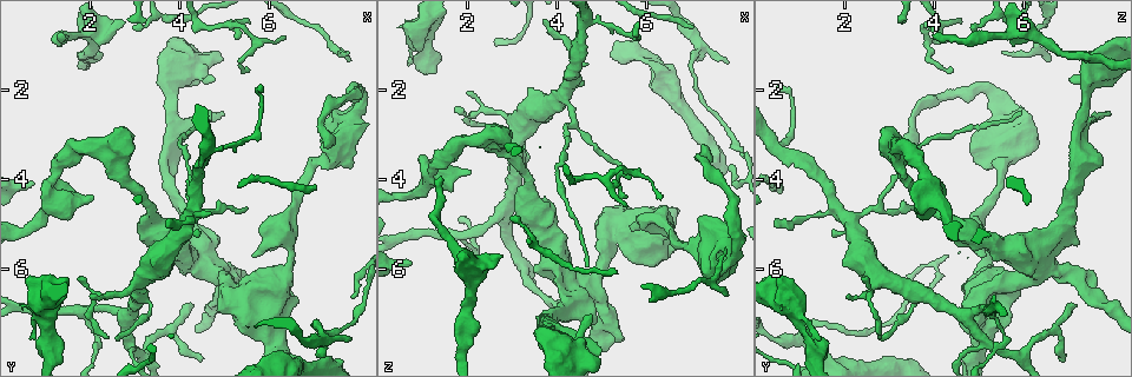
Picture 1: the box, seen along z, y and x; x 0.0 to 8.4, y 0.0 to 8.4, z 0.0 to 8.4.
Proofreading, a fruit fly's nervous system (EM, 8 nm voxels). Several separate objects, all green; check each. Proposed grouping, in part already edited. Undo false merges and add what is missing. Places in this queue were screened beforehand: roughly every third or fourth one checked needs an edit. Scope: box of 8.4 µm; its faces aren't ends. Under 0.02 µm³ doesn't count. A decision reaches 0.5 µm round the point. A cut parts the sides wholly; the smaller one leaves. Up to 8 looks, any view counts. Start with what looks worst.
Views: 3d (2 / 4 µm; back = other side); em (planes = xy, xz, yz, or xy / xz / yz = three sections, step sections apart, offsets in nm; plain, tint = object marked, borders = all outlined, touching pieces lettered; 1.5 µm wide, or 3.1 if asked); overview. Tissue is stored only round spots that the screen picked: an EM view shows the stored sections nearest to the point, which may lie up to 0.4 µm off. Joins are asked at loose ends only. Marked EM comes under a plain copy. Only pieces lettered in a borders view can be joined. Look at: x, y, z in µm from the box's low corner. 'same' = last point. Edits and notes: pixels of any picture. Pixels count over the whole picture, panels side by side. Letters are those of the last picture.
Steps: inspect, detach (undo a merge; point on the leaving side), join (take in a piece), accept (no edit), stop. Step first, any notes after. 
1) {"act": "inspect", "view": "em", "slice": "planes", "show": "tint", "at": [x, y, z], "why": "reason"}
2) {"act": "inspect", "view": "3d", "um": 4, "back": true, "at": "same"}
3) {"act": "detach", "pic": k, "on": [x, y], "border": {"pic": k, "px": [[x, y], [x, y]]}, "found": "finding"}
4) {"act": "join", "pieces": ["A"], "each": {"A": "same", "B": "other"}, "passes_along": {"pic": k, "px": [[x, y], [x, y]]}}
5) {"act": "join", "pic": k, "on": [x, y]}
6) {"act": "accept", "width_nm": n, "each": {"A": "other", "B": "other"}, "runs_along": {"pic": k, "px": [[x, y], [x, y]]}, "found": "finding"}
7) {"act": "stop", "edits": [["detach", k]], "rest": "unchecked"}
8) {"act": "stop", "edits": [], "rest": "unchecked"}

{"act": "inspect", "view": "em", "slice": "planes", "show": "borders", "at": [2.45, 7.55, 2.75], "why": "closes a loop"}

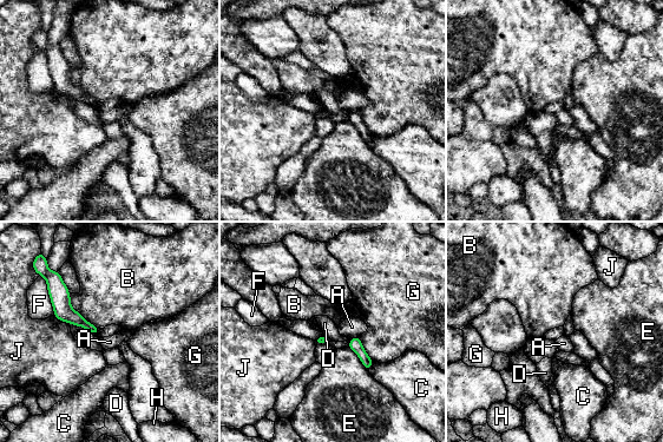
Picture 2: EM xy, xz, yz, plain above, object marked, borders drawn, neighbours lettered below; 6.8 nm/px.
{"act": "accept", "width_nm": 60, "each": {"A": "other", "B": "other", "C": "other", "D": "other", "E": "other", "F": "other", "G": "other", "H": "other", "J": "other"}, "border": {"pic": 2, "px": [[323, 334], [328, 337]]}, "found": "all the same neuron"}

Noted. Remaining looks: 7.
{"act": "inspect", "view": "em", "slice": "xy", "step": 4, "show": "borders", "at": [7.15, 3.30, 3.25], "why": "branch stops here"}

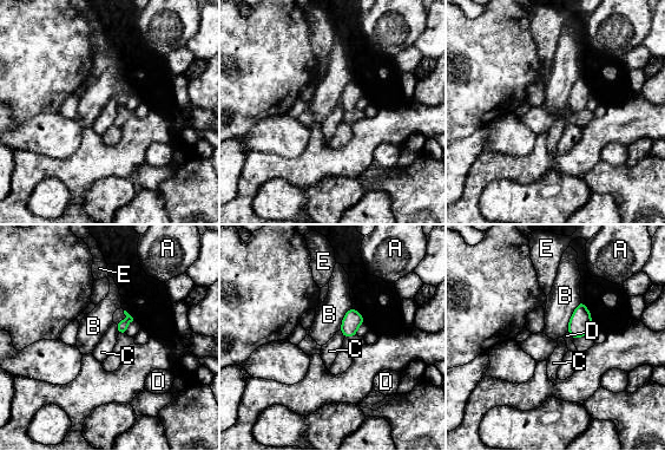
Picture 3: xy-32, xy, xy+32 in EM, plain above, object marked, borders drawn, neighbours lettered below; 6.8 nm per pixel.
{"act": "inspect", "view": "em", "slice": "planes", "show": "borders", "at": "same", "why": "cut it another way"}

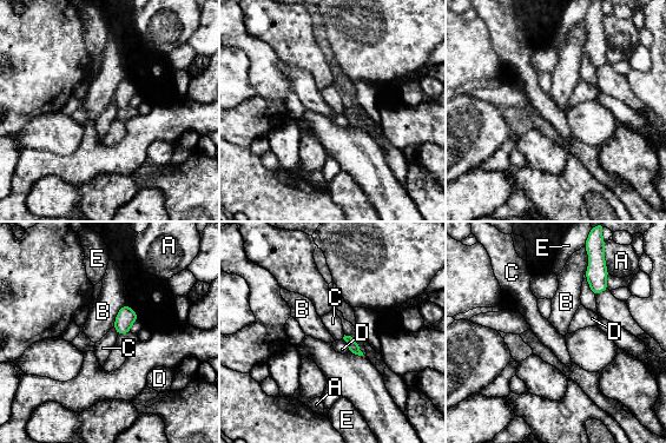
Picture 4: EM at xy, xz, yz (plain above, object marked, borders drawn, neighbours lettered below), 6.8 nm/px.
{"act": "accept", "each": {"A": "other", "B": "other", "C": "other", "D": "other", "E": "other"}, "border": {"pic": 4, "px": [[113, 326], [118, 334]]}, "found": "none of them fits"}

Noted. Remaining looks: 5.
{"act": "inspect", "view": "em", "slice": "planes", "show": "tint", "at": [3.35, 4.90, 4.35]}

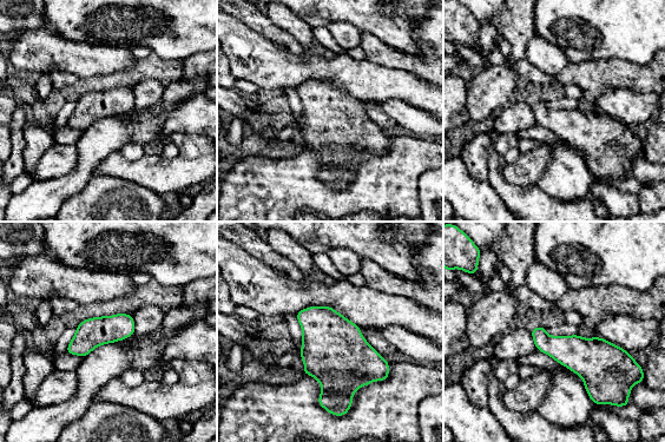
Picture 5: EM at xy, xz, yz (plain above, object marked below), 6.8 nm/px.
{"act": "inspect", "view": "em", "slice": "planes", "show": "borders", "at": "same"}

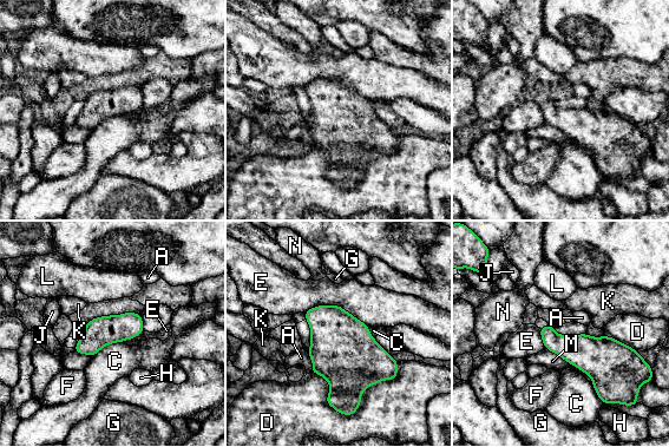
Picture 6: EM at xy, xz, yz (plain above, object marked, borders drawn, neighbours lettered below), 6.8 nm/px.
{"act": "accept", "each": {"A": "other", "C": "other", "D": "other", "E": "other", "F": "other", "G": "other", "H": "other", "J": "other", "K": "other", "L": "other", "M": "other", "N": "other"}, "found": "all the same neuron"}

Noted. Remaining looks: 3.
{"act": "stop", "edits": [], "rest": "unchecked"}

